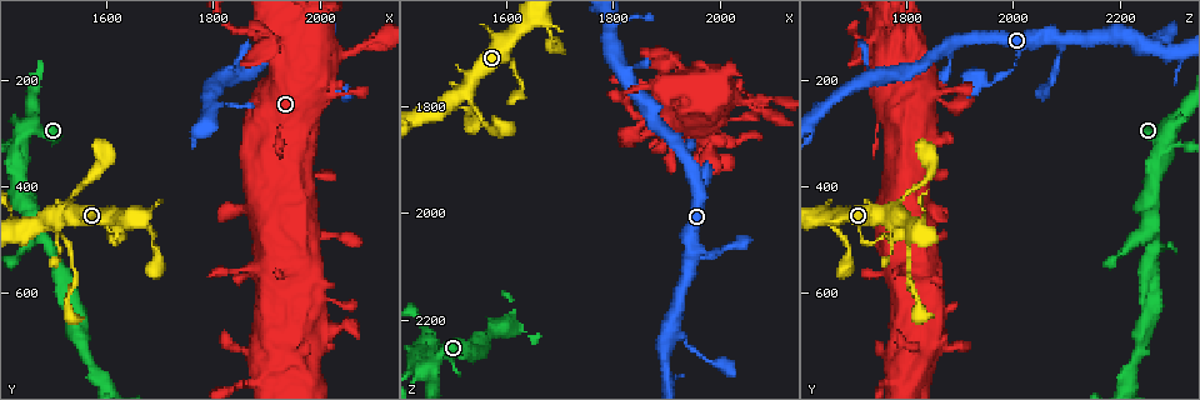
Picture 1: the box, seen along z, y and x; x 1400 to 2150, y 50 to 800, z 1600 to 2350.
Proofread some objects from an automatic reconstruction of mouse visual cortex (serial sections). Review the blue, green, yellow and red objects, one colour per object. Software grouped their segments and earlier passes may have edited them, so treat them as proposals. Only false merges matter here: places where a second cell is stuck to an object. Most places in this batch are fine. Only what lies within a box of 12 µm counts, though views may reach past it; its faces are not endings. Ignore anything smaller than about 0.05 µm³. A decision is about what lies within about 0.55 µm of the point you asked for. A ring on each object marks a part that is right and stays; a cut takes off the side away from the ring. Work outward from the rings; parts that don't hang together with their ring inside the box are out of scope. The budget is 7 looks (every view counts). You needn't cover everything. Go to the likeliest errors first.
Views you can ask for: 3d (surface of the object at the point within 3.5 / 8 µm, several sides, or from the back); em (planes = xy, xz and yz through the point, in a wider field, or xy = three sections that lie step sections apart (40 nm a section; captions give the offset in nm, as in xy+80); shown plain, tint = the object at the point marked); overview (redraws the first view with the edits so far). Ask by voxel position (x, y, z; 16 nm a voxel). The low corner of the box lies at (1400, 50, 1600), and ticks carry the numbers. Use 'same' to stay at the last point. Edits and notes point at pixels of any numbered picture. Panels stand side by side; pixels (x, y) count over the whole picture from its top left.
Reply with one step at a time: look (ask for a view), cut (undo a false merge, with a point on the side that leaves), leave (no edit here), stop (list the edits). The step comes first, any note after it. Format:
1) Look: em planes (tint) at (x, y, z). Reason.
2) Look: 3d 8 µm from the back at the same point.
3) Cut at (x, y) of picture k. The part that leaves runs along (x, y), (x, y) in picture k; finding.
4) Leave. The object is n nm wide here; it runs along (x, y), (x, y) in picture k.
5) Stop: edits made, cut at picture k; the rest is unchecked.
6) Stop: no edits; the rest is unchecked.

Look: 3d 3.5 µm at (1510, 490, 1800). Thin arm on a thick one.

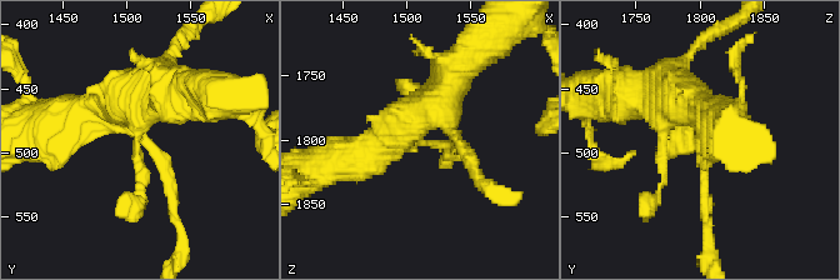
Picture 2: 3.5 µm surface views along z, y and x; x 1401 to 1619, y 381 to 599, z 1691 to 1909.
Look: em xy step 5 (tint) at the same point. 3 arms meet here; the arms are 150, 400, 500 nm wide.

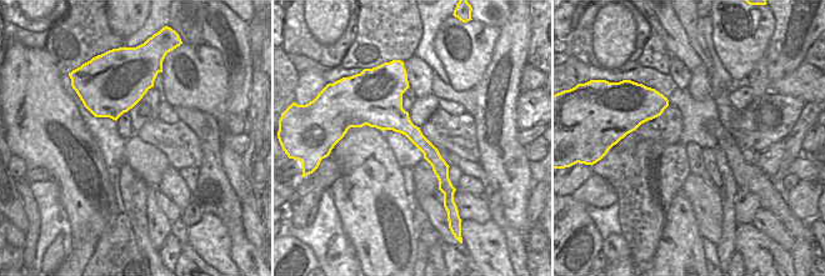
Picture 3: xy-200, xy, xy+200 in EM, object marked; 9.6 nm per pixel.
Leave. It runs along (405, 85), (396, 118), (441, 184) in picture 3; all the same cell.

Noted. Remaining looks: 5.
Look: 3d 3.5 µm at (1675, 475, 1655). Thick turns thin.

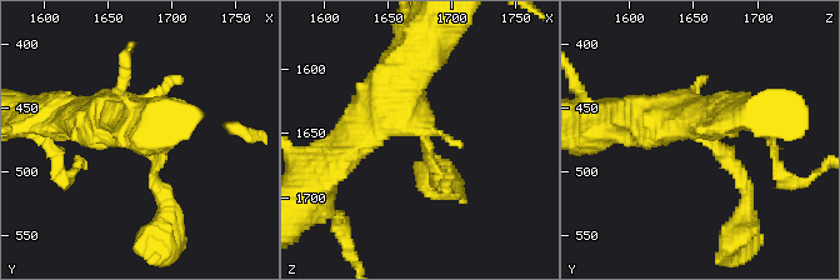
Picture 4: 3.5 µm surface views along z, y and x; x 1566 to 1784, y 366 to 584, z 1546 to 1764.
Look: em xy step 5 (tint) at the same point. Need the tissue.

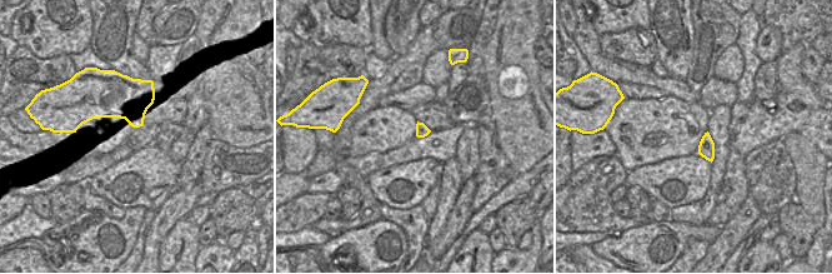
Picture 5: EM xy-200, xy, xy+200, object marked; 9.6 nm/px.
Leave. It runs along (81, 116), (128, 111), (158, 189) in picture 4; one cell here.

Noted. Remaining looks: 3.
Look: 3d 3.5 µm at (2055, 145, 1790). Narrows sharply.

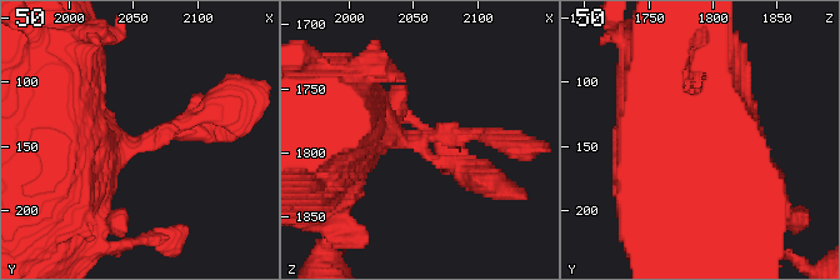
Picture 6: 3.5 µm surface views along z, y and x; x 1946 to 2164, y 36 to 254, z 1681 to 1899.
Look: em xy step 1 (plain) at (2054, 148, 1792). 3 arms meet here; the arms are 200, 300, 900 nm wide; now the EM.

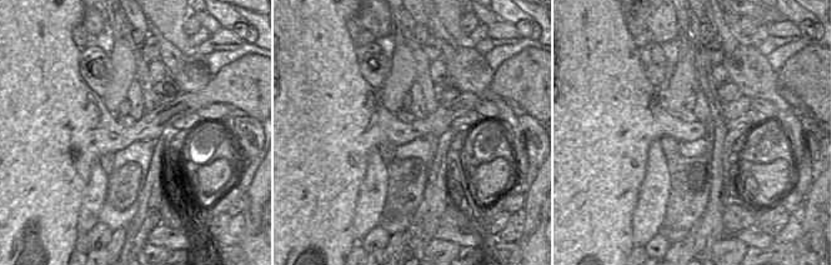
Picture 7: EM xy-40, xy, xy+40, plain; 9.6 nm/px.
Look: em xy step 1 (tint) at the same point. With the object marked.

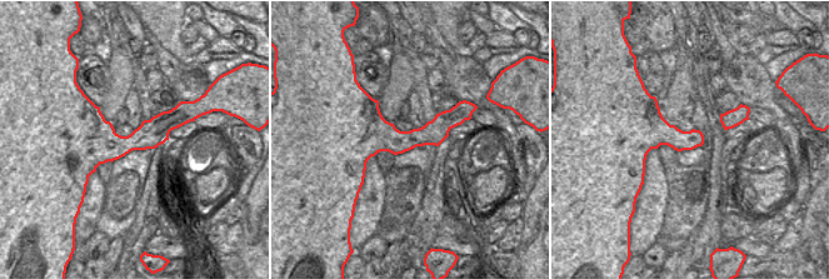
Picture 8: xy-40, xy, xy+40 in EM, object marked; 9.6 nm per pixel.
Leave. It runs along (68, 150), (151, 143), (213, 108) in picture 6; one cell here.

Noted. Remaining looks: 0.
Stop: no edits; the rest is unchecked.

